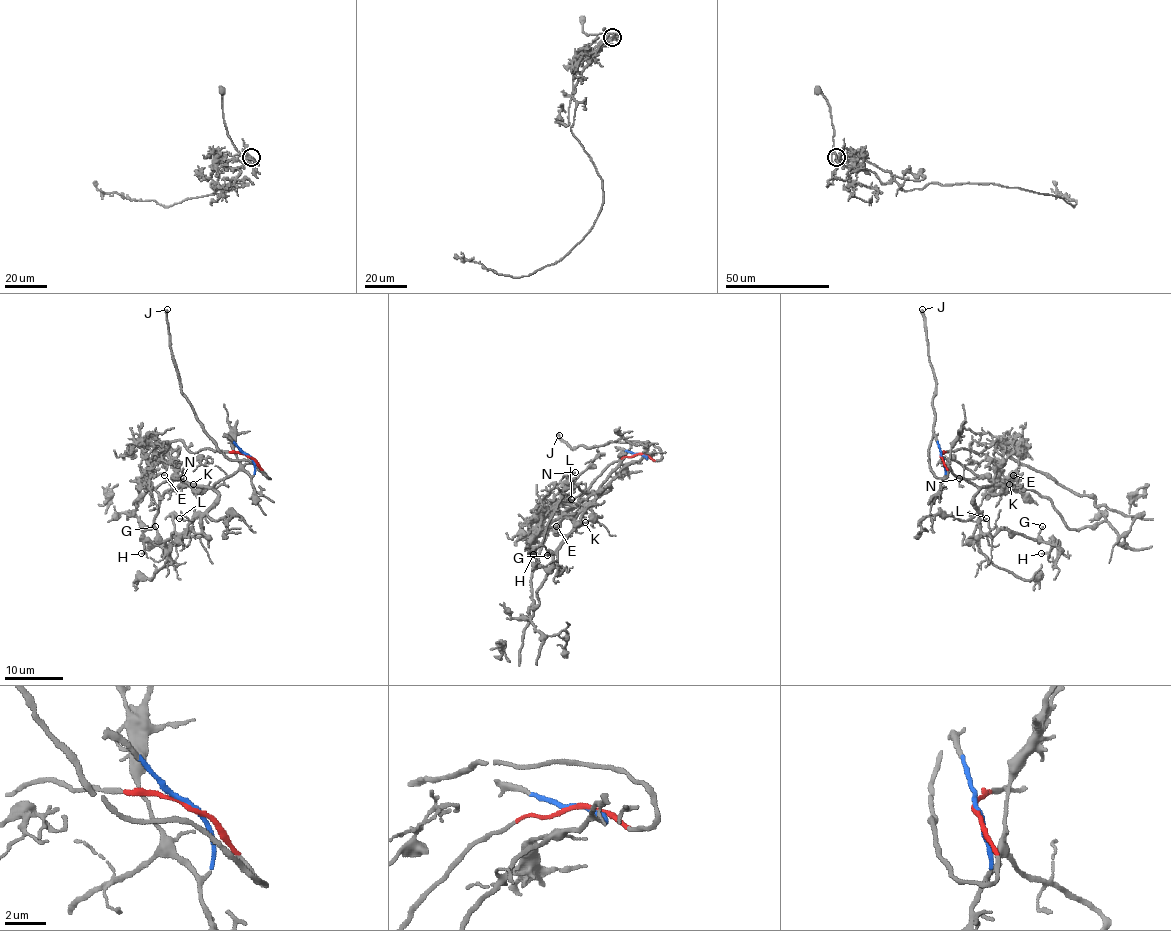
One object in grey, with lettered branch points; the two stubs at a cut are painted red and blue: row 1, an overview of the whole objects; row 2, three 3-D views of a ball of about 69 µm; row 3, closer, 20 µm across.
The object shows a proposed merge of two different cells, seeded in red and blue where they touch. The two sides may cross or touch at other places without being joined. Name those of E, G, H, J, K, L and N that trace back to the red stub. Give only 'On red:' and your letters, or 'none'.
On red: E, J

